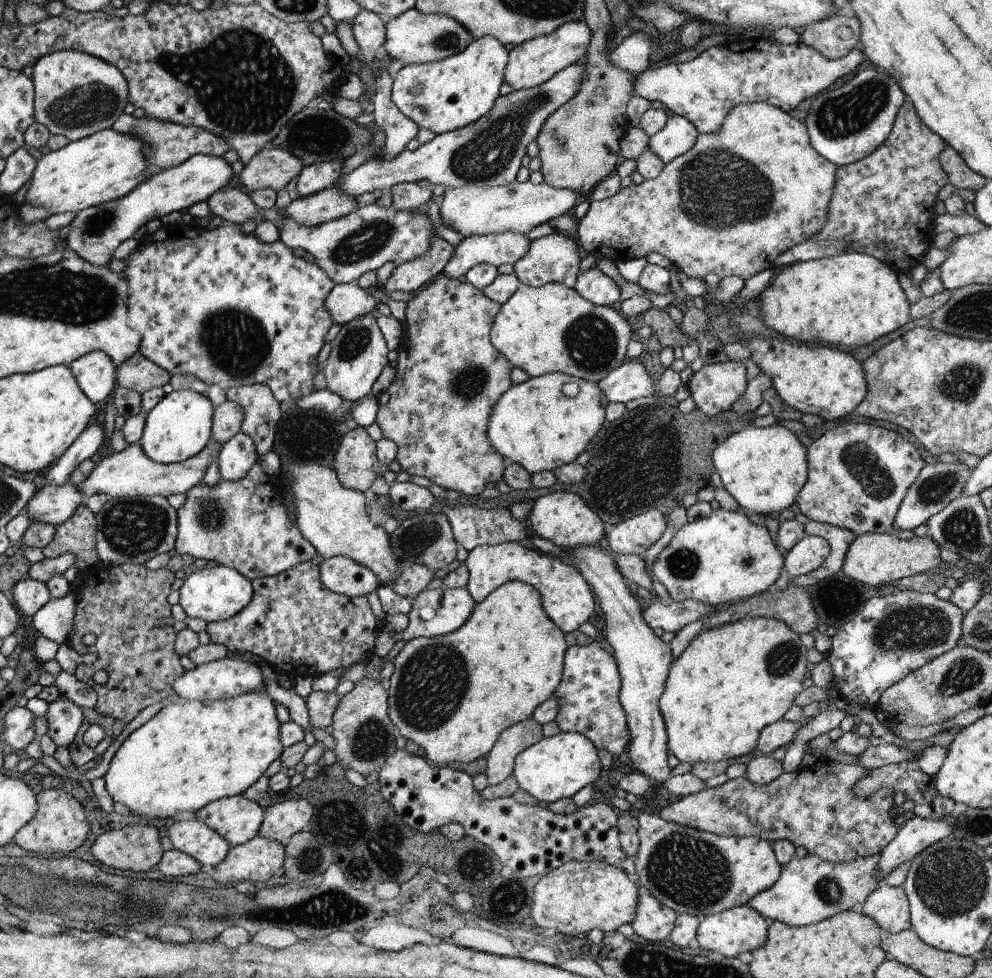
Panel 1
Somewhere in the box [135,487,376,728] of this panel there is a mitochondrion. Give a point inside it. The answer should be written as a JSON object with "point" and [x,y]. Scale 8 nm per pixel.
{"point":[210,516]}

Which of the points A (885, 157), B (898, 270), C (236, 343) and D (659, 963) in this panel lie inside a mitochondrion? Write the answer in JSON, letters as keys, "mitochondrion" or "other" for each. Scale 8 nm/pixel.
{"A":"other","B":"other","C":"mitochondrion","D":"mitochondrion"}

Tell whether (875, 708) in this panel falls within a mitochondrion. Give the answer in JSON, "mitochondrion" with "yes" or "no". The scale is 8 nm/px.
{"mitochondrion":"no"}

